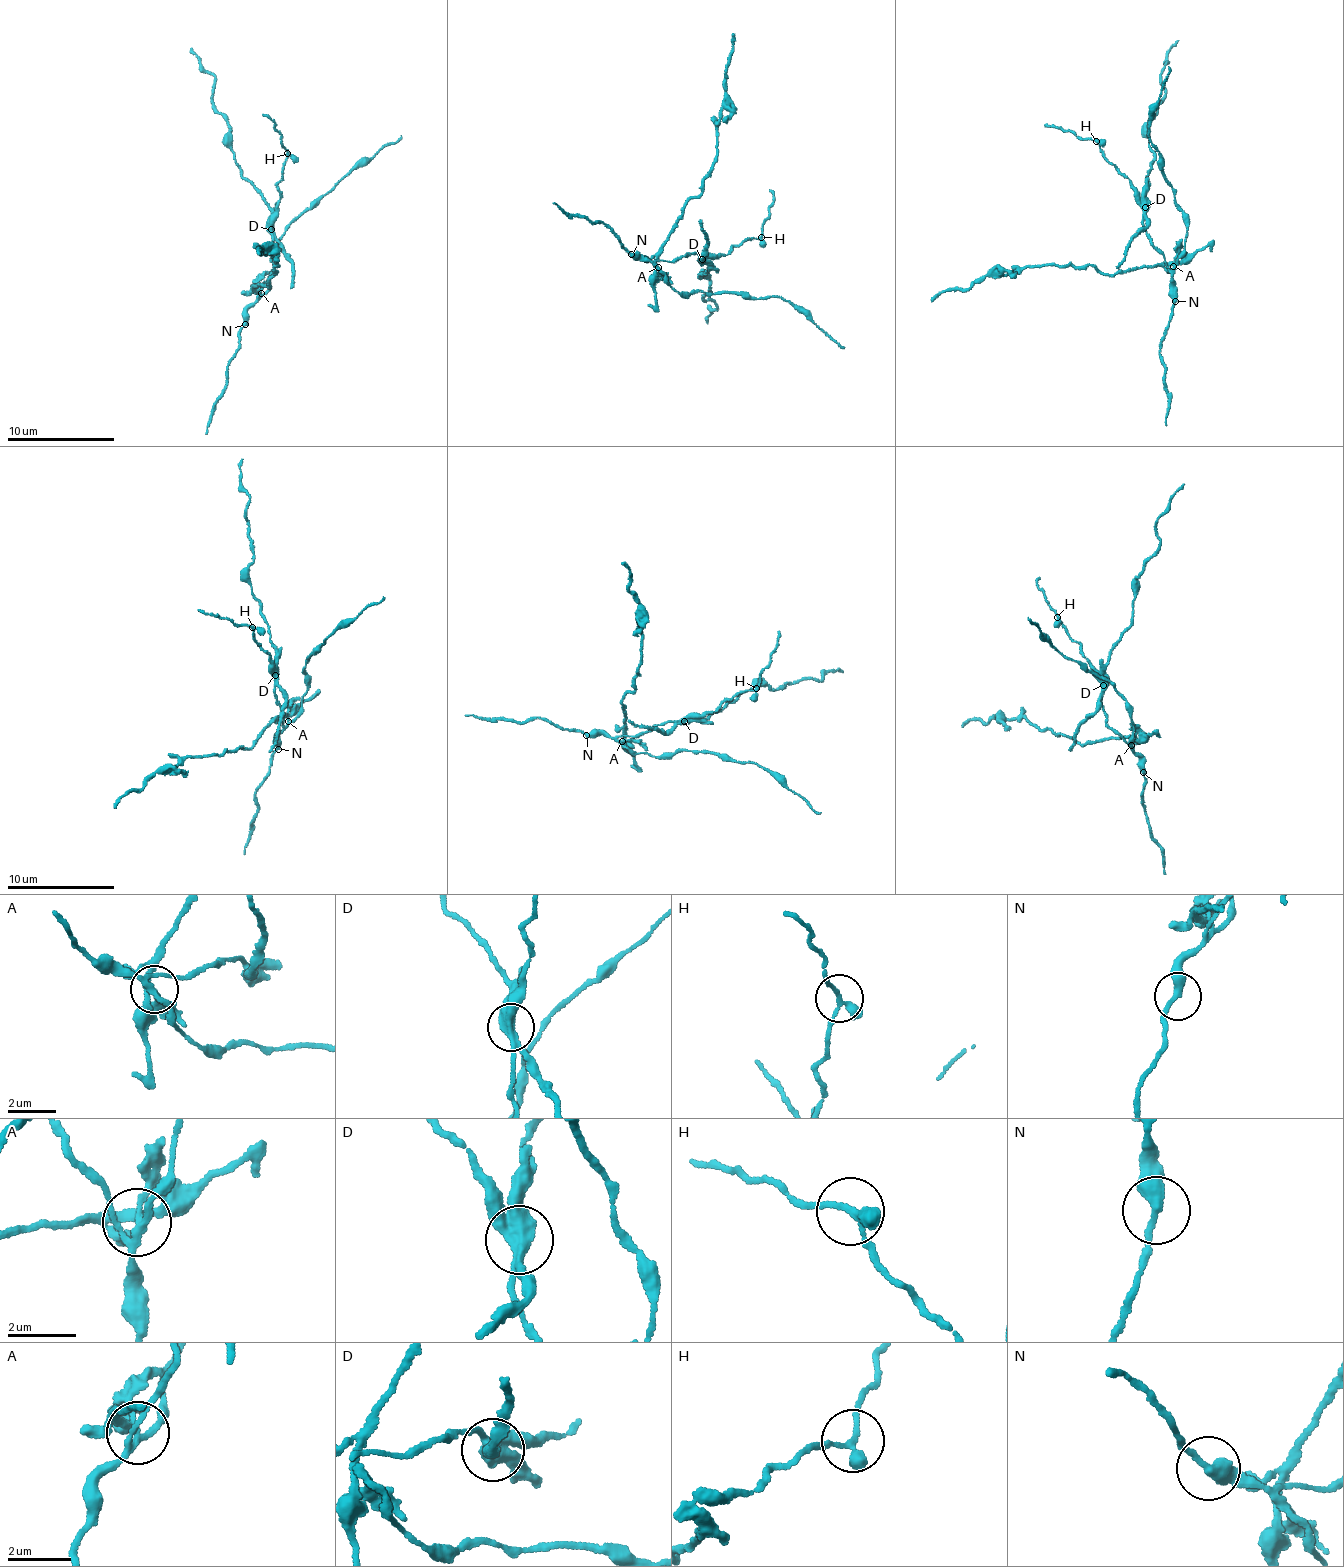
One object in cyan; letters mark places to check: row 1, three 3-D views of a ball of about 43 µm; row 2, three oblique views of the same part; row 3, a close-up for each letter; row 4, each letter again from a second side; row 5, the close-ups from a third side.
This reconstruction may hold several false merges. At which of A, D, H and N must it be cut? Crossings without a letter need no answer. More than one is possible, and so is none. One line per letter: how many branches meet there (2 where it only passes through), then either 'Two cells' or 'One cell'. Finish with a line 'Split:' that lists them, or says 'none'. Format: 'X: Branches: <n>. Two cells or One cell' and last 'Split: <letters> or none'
A: Branches: 4. Two cells
D: Branches: 3. Two cells
H: Branches: 3. One cell
N: Branches: 2. One cell
Split: A, D

